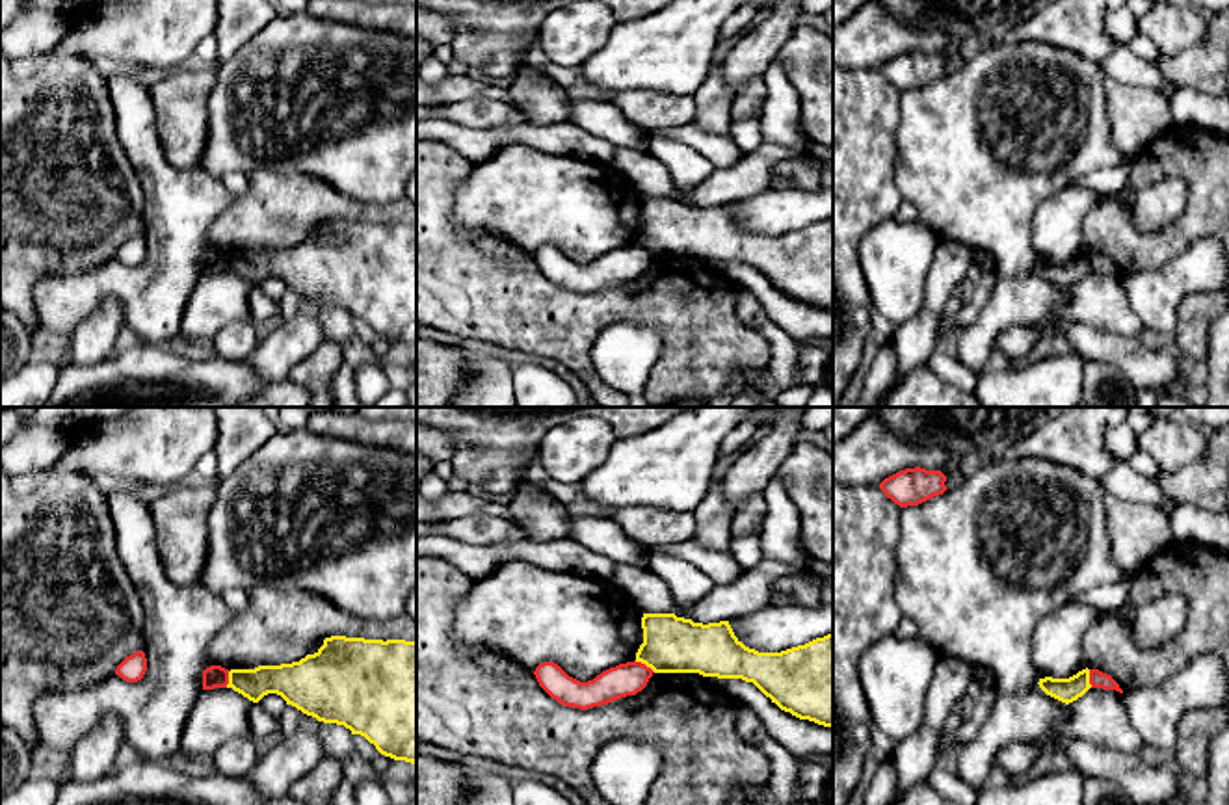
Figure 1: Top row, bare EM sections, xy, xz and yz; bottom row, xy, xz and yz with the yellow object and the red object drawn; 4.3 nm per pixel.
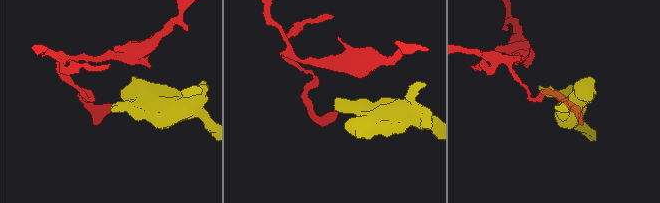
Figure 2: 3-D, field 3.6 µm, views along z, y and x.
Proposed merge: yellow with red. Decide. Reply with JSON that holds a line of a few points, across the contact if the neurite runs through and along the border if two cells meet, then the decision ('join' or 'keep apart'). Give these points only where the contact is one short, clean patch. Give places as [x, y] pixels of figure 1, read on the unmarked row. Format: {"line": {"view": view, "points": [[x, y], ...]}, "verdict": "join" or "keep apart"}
{"line": {"view": "xz", "points": [[634, 244], [655, 255]]}, "verdict": "keep apart"}

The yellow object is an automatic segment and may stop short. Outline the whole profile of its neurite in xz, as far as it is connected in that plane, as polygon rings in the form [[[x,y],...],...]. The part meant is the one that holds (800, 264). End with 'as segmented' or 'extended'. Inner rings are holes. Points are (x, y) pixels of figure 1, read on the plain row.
[[[643,197],[636,245],[654,257],[753,266],[781,294],[833,310],[833,218],[781,236],[746,231],[729,205],[694,206],[675,197]]]; as segmented

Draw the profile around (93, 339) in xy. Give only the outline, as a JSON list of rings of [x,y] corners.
[[[104,299],[99,309],[71,333],[74,364],[87,366],[108,359],[123,327],[121,303],[117,299]]]

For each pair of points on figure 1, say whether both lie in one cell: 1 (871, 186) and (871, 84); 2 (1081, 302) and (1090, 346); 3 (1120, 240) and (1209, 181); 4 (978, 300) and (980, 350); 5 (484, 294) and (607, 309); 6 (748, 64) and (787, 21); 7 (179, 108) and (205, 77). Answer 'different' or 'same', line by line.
1: same
2: different
3: same
4: different
5: same
6: same
7: same

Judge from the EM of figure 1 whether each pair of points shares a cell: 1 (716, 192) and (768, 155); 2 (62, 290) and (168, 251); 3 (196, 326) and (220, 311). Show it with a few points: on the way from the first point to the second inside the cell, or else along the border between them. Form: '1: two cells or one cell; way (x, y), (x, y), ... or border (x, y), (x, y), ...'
1: one cell; way (729, 184), (744, 179), (755, 168)
2: one cell; way (88, 289), (99, 283), (136, 283), (142, 277)
3: one cell; way (201, 320), (214, 311)

